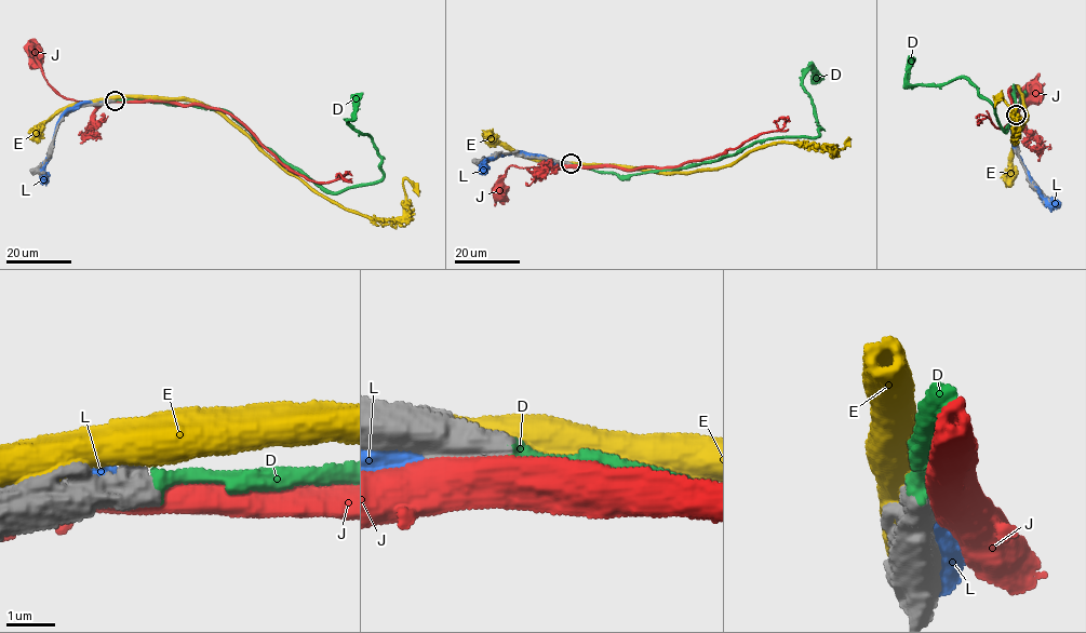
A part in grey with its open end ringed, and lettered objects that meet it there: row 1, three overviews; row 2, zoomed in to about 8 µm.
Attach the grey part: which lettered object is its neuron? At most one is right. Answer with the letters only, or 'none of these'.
D

